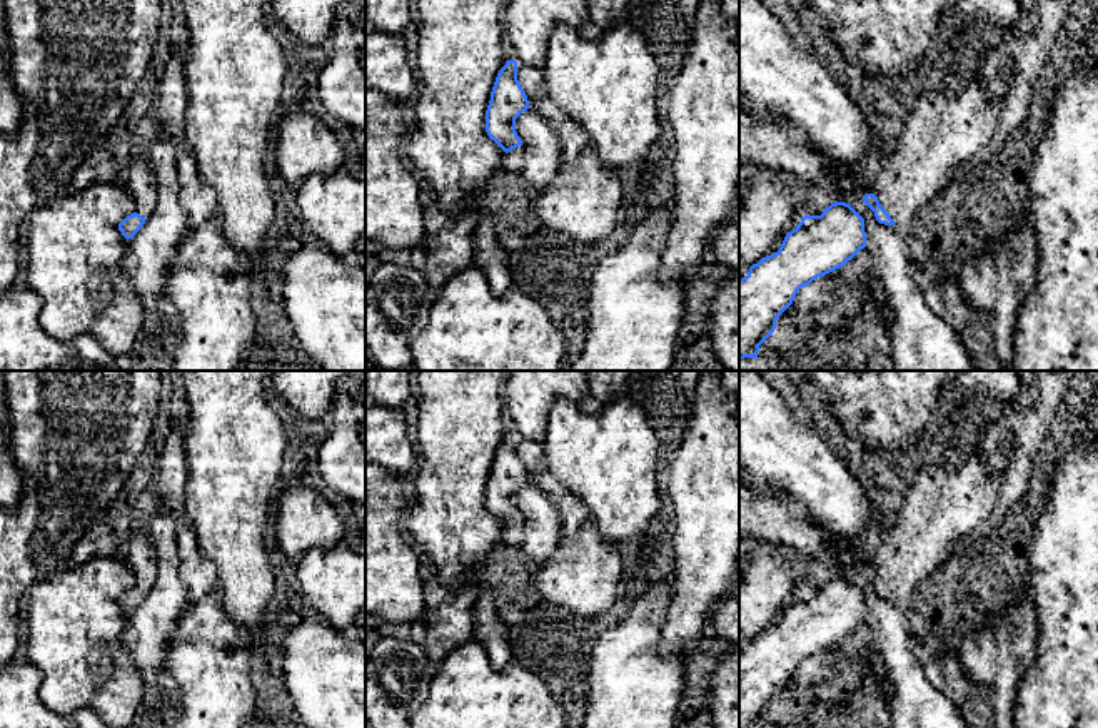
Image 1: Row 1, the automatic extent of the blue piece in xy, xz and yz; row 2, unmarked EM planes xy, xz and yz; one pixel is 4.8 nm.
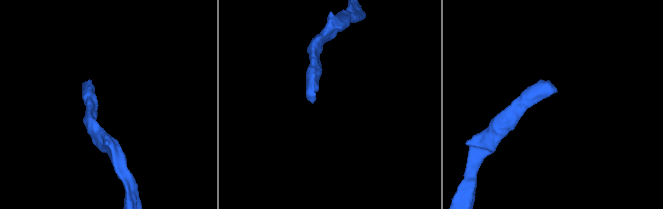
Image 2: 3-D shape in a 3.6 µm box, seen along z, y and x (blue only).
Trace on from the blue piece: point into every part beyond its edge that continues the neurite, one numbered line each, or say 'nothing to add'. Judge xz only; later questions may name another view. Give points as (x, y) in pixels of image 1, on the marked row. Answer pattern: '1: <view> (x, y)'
1: xz (514, 159)

